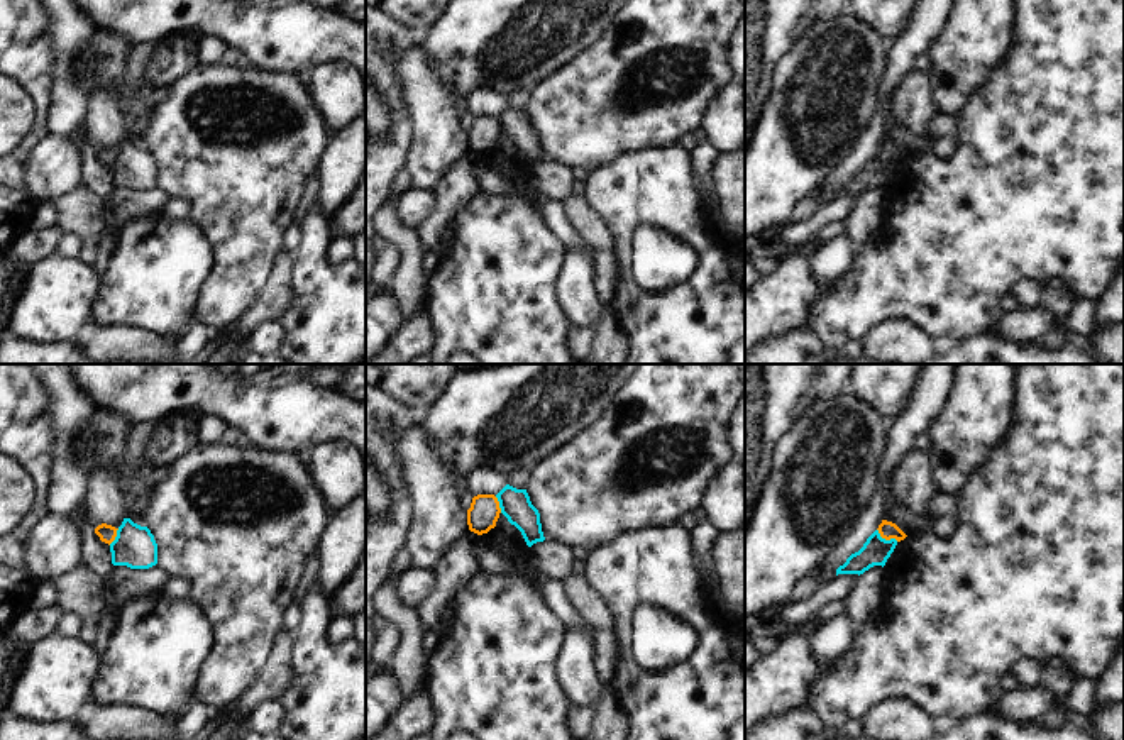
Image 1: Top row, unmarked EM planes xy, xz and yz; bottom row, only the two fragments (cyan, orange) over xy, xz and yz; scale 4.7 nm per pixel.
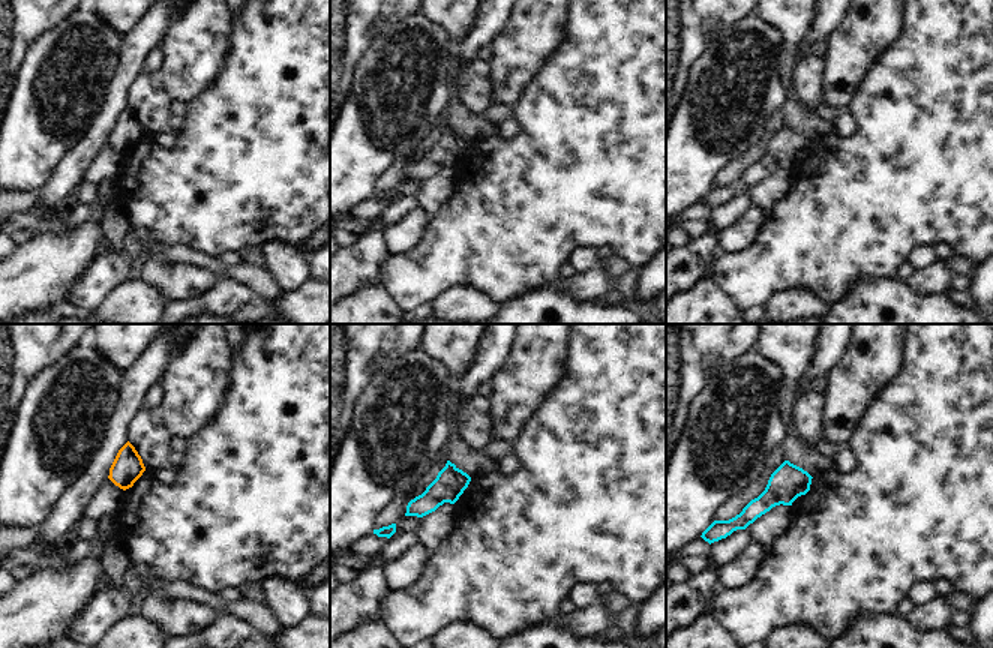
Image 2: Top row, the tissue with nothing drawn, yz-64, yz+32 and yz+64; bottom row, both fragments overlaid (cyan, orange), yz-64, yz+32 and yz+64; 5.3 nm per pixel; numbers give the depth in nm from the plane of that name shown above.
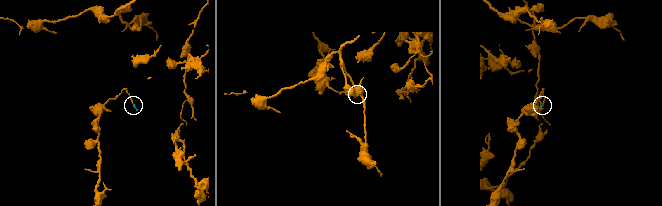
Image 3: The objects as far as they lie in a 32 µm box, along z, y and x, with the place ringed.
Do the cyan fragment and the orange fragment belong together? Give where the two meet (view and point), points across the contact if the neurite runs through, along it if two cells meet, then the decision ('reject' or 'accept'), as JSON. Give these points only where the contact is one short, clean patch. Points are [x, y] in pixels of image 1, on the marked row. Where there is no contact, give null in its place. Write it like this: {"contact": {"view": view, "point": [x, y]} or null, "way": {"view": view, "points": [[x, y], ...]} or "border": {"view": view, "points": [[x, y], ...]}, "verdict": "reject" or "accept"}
{"contact": {"view": "yz", "point": [884, 539]}, "border": {"view": "yz", "points": [[877, 529], [882, 537], [898, 541]]}, "verdict": "reject"}

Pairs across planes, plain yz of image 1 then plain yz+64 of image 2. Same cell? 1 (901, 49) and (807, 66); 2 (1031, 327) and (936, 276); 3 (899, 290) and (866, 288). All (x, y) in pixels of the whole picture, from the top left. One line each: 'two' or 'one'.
1: two
2: one
3: two

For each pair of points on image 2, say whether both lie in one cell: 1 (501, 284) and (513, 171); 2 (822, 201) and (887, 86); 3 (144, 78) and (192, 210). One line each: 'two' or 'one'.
1: one
2: one
3: two

